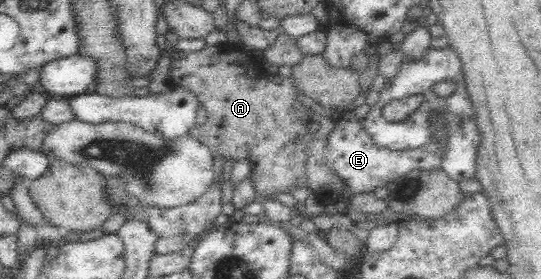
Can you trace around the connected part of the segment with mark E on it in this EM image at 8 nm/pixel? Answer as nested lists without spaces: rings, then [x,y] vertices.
[[[439,112],[429,114],[429,131],[431,136],[421,148],[404,151],[389,151],[377,146],[369,133],[363,129],[361,121],[357,117],[349,120],[343,119],[334,123],[333,130],[327,137],[326,161],[337,173],[337,176],[344,180],[344,184],[349,186],[353,194],[359,192],[373,193],[379,186],[383,187],[391,180],[399,178],[411,171],[432,171],[442,166],[442,156],[448,147],[449,134],[447,134],[447,124]]]

